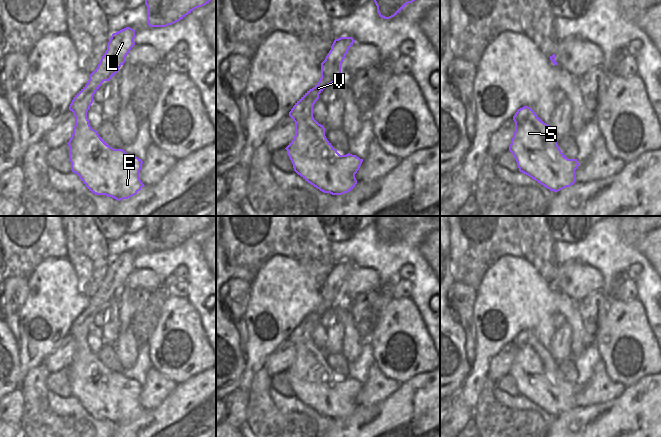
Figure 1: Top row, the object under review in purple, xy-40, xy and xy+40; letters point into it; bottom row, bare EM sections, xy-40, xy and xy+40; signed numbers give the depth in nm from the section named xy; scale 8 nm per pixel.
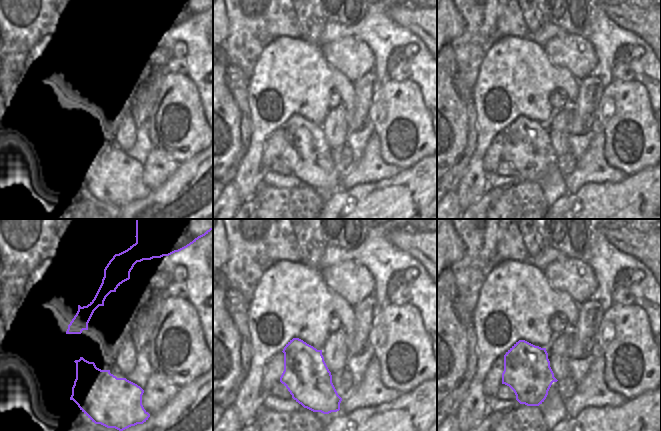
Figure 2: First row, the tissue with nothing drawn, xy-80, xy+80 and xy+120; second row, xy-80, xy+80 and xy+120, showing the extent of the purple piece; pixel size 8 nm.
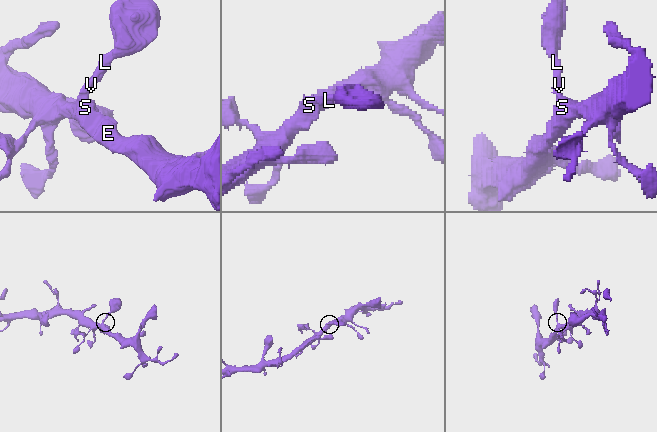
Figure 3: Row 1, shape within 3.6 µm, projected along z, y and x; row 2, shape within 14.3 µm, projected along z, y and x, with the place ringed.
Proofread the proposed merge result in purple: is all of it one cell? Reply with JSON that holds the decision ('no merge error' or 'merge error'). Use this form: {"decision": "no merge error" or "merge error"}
{"decision": "no merge error"}

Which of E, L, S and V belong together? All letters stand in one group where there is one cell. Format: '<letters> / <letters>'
E L S V

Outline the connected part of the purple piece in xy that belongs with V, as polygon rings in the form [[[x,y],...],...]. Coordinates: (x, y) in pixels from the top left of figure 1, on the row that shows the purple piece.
[[[335,39],[321,63],[319,82],[293,106],[289,116],[295,122],[295,136],[285,148],[294,171],[324,193],[342,195],[357,184],[355,174],[363,159],[350,153],[340,155],[325,136],[325,128],[313,117],[313,106],[319,94],[330,84],[337,83],[341,64],[355,40]]]

